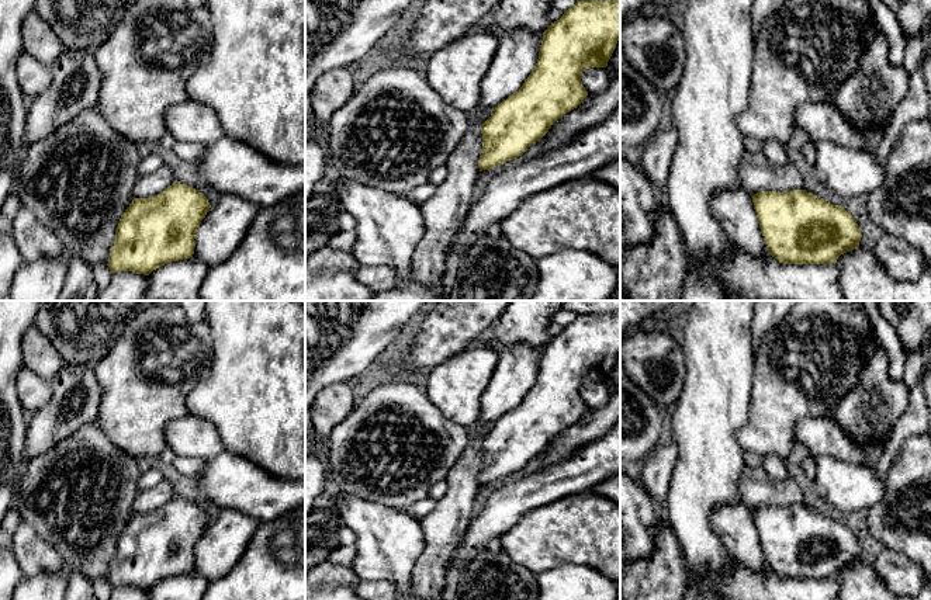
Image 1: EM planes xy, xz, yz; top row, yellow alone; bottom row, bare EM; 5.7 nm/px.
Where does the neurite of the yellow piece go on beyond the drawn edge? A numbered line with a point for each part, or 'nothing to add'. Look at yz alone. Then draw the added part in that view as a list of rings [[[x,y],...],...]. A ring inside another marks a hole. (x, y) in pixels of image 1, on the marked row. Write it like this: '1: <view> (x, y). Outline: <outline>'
nothing to add

